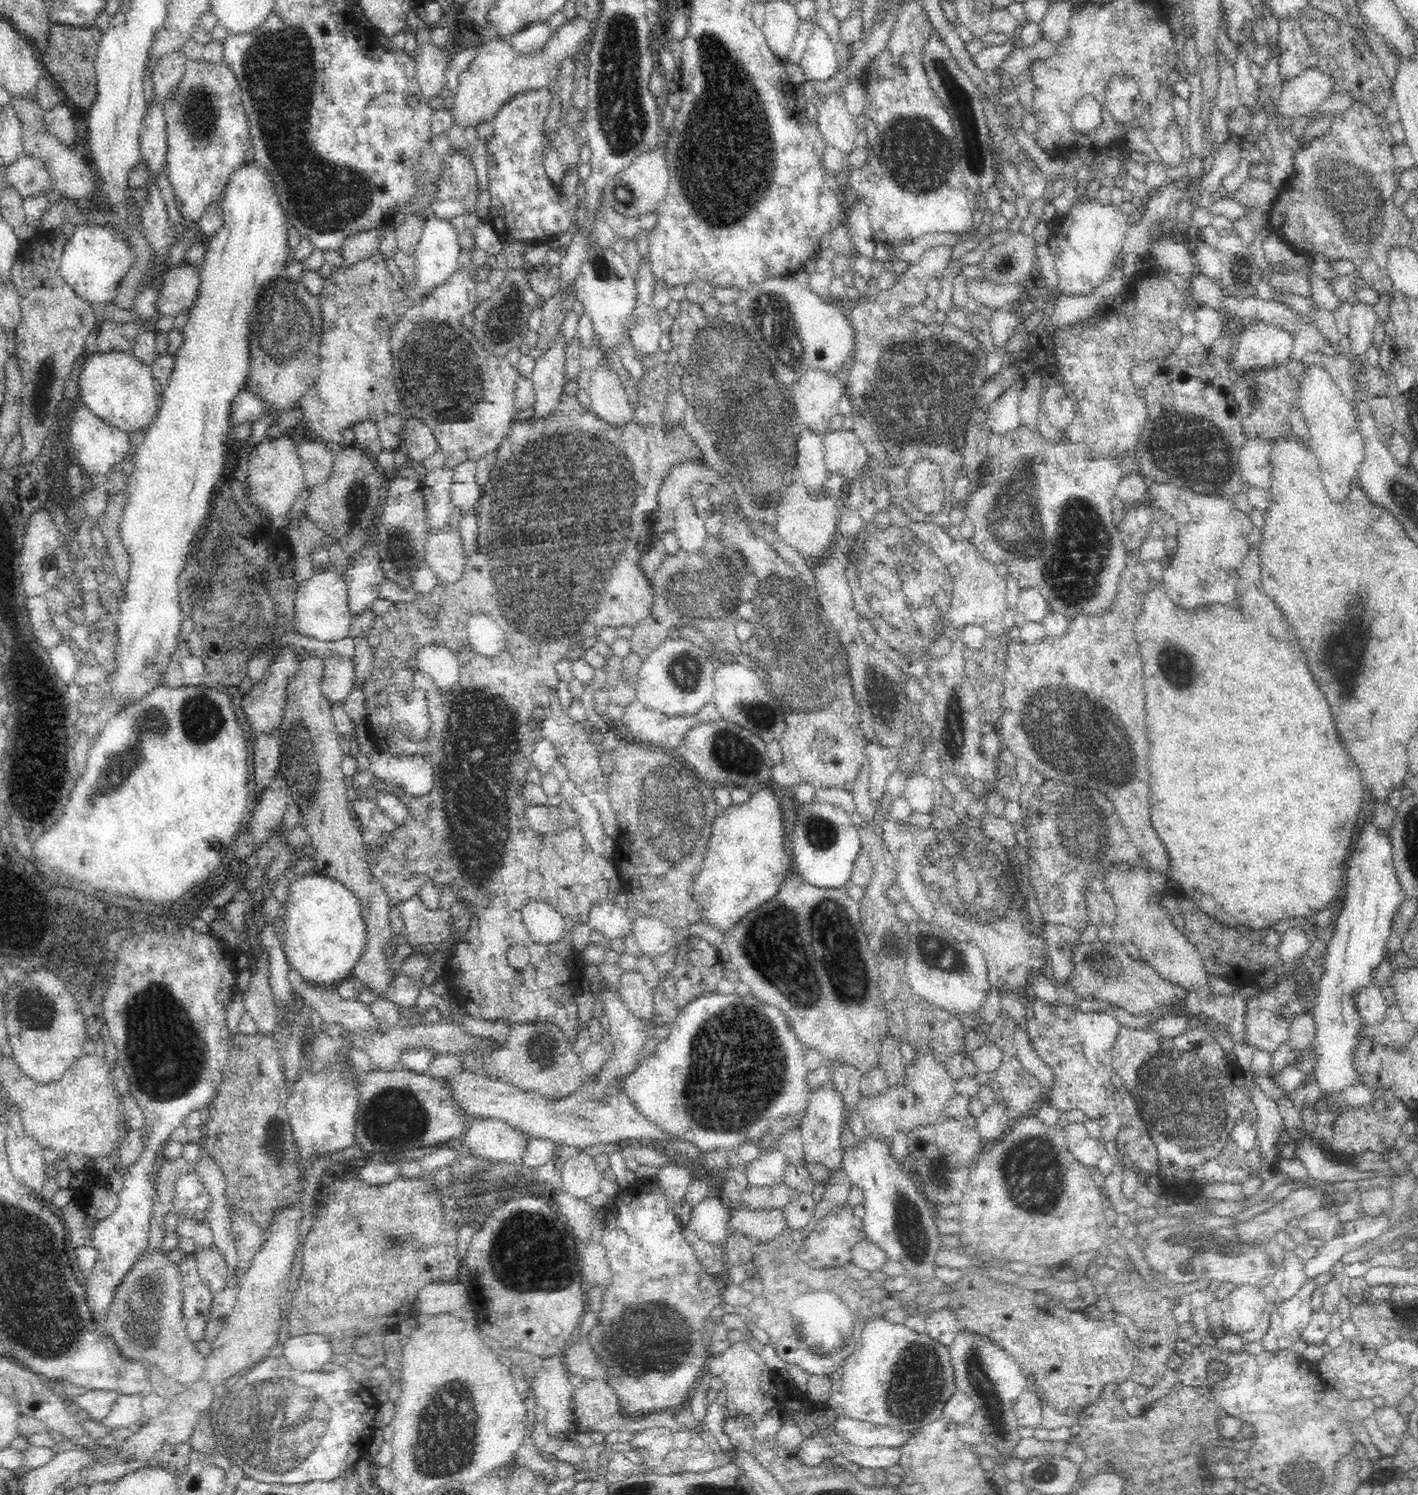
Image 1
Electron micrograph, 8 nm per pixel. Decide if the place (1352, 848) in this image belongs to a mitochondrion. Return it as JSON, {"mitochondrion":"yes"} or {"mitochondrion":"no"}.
{"mitochondrion":"no"}

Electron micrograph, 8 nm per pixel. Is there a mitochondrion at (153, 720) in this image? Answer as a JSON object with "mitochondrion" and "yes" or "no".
{"mitochondrion":"yes"}

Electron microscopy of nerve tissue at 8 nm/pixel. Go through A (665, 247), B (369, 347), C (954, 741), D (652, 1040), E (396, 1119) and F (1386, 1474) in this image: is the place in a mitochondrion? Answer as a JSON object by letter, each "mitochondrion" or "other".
{"A":"other","B":"other","C":"mitochondrion","D":"other","E":"mitochondrion","F":"other"}

